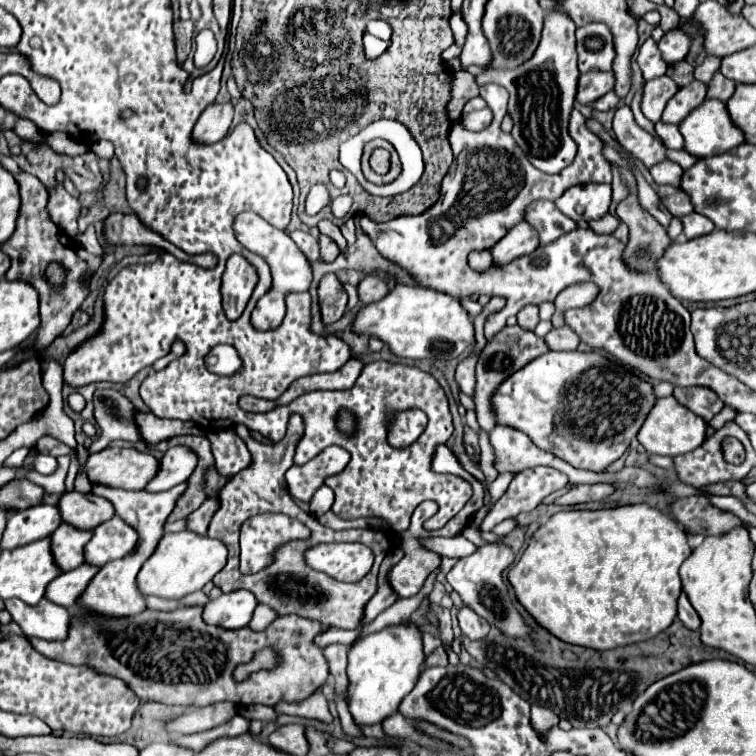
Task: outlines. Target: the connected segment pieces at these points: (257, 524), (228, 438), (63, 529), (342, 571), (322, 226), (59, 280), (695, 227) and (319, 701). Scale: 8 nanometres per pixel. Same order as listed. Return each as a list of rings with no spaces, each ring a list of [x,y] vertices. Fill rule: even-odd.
[[[278,513],[249,518],[240,531],[240,570],[258,572],[269,566],[275,549],[290,538],[309,538],[309,529],[298,520]]]
[[[234,430],[208,432],[206,438],[212,444],[216,470],[226,476],[234,476],[250,464],[250,452],[242,438]]]
[[[60,524],[50,536],[50,550],[56,566],[62,572],[74,570],[84,562],[84,546],[92,538],[92,530],[78,530],[70,524]]]
[[[316,544],[304,552],[304,560],[336,580],[358,582],[372,568],[374,554],[364,544]]]
[[[322,220],[322,222],[318,224],[318,230],[320,230],[322,234],[330,236],[330,238],[340,246],[340,250],[346,248],[346,240],[344,240],[344,236],[340,234],[340,228],[338,228],[336,224],[332,224],[332,222],[328,222],[328,220]]]
[[[54,262],[51,263],[46,269],[47,279],[52,285],[56,287],[61,287],[63,285],[65,275],[66,270]]]
[[[696,212],[684,216],[682,224],[684,224],[684,234],[688,240],[692,240],[696,236],[704,236],[716,228],[716,226],[712,226],[712,222],[708,222],[708,218],[704,218],[702,214],[696,214]]]
[[[316,692],[310,698],[306,698],[304,702],[298,704],[286,704],[282,702],[280,706],[276,704],[276,710],[280,714],[292,714],[292,716],[300,716],[300,718],[310,718],[310,720],[320,720],[330,724],[330,710],[328,710],[328,702],[324,698],[324,694]]]

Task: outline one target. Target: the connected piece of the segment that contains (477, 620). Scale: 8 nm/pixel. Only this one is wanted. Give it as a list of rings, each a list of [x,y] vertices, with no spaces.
[[[464,606],[458,612],[458,622],[462,628],[462,634],[468,636],[470,640],[480,640],[486,638],[490,632],[490,624],[486,620],[482,620],[478,614],[474,614],[468,606]]]

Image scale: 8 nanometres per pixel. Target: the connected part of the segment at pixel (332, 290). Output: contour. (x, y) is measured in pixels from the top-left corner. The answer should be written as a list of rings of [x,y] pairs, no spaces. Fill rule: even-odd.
[[[326,274],[318,286],[318,302],[324,324],[332,324],[346,312],[348,294],[334,274]]]

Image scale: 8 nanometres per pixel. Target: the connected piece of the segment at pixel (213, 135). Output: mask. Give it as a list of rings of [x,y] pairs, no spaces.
[[[230,102],[210,104],[202,112],[202,116],[198,118],[198,122],[192,130],[192,138],[202,144],[218,142],[220,138],[224,138],[228,134],[230,124],[232,124],[232,116],[234,116],[234,106]]]

